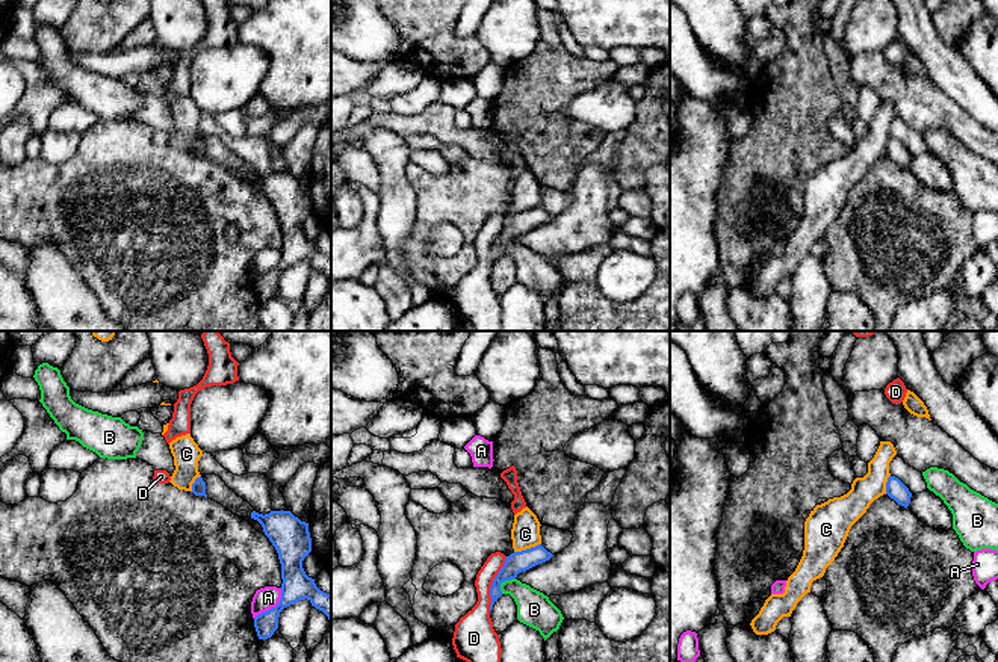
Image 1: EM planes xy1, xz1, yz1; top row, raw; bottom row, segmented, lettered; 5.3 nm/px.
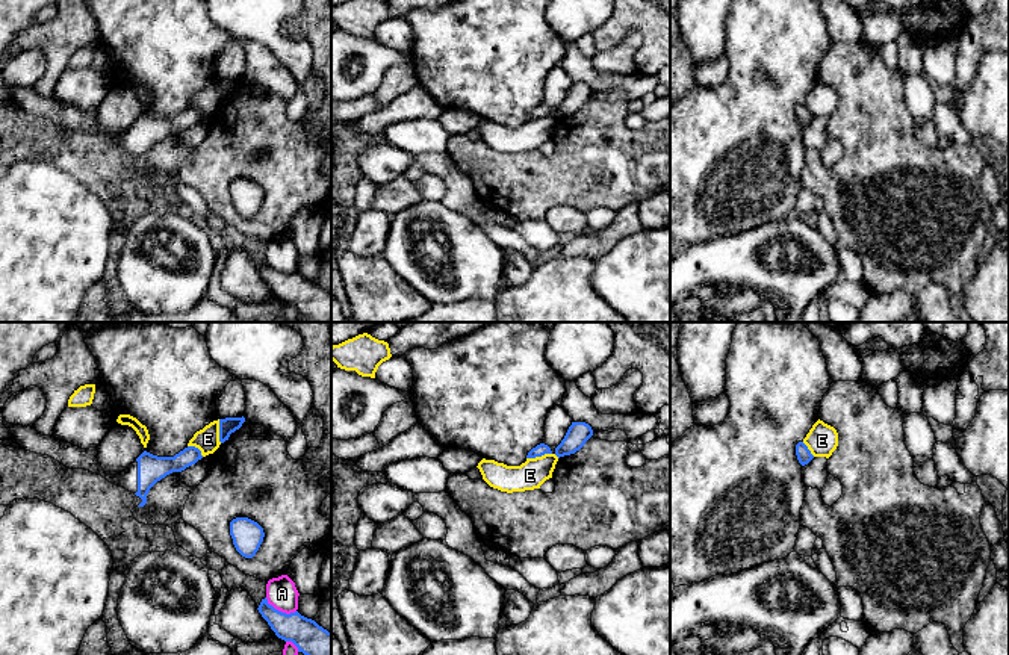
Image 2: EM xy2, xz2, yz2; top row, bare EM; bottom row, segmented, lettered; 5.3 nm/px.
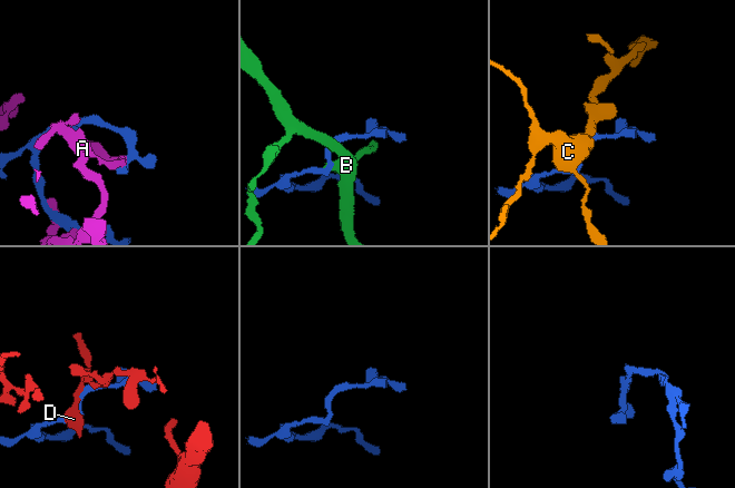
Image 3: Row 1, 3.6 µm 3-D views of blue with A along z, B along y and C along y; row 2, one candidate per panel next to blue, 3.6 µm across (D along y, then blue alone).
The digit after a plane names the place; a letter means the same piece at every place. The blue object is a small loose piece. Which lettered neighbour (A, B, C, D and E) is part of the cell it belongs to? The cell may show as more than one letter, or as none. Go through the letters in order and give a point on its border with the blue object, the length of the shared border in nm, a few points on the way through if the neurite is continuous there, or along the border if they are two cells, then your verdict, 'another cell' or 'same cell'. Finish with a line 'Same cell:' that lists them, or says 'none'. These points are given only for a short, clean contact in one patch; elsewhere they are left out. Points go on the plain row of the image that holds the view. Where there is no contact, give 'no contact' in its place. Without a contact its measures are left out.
A: xy1 (272, 269) | 220 nm | another cell
B: xz1 (502, 242) | 120 nm | another cell
C: xz1 (526, 210) | 150 nm | along xz1 (540, 204), (514, 213) | another cell
D: xz1 (492, 245) | 300 nm | another cell
E: xz2 (539, 117) | 140 nm | along xz2 (551, 114), (527, 120) | another cell
Same cell: none

